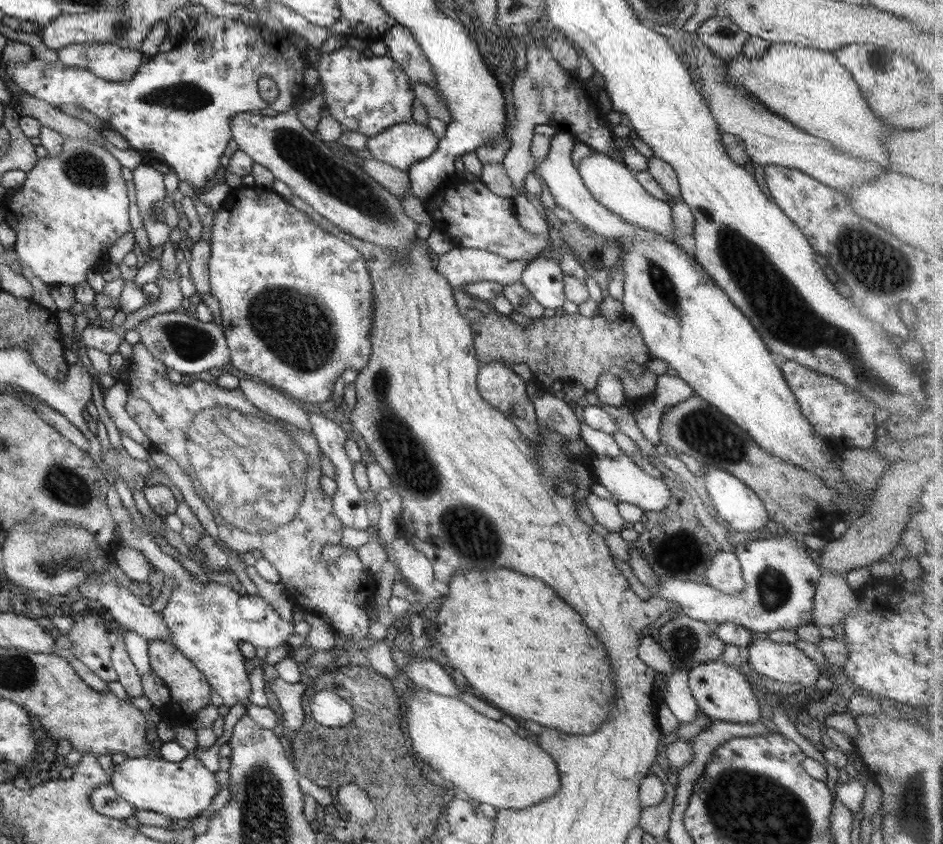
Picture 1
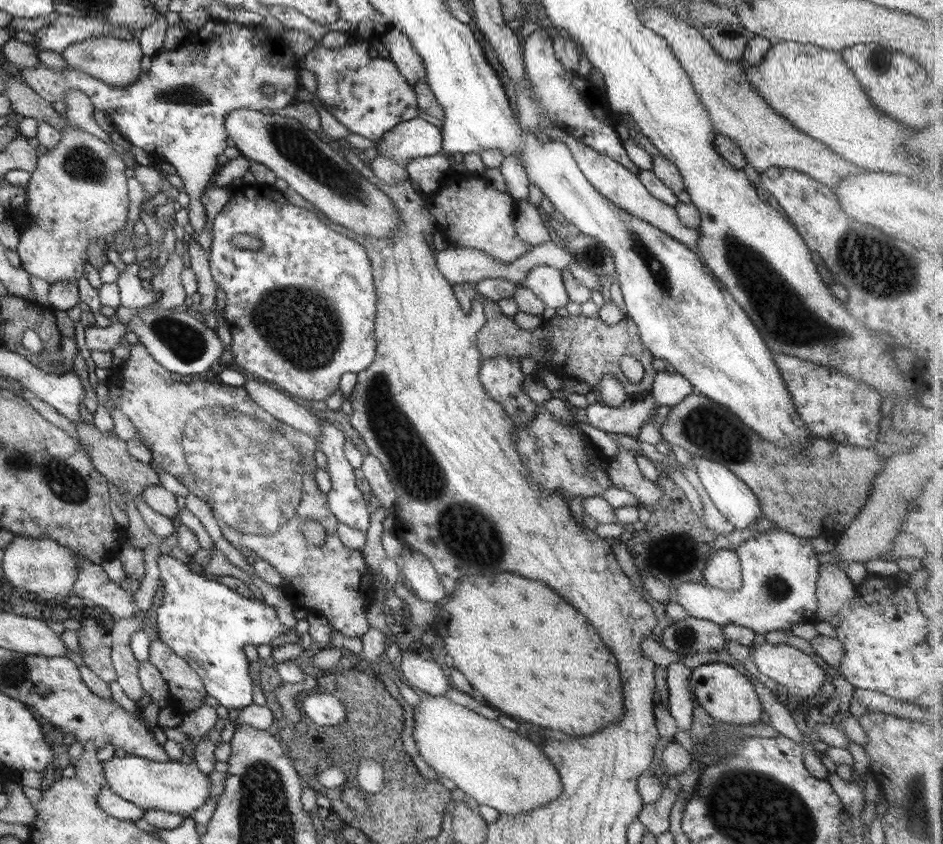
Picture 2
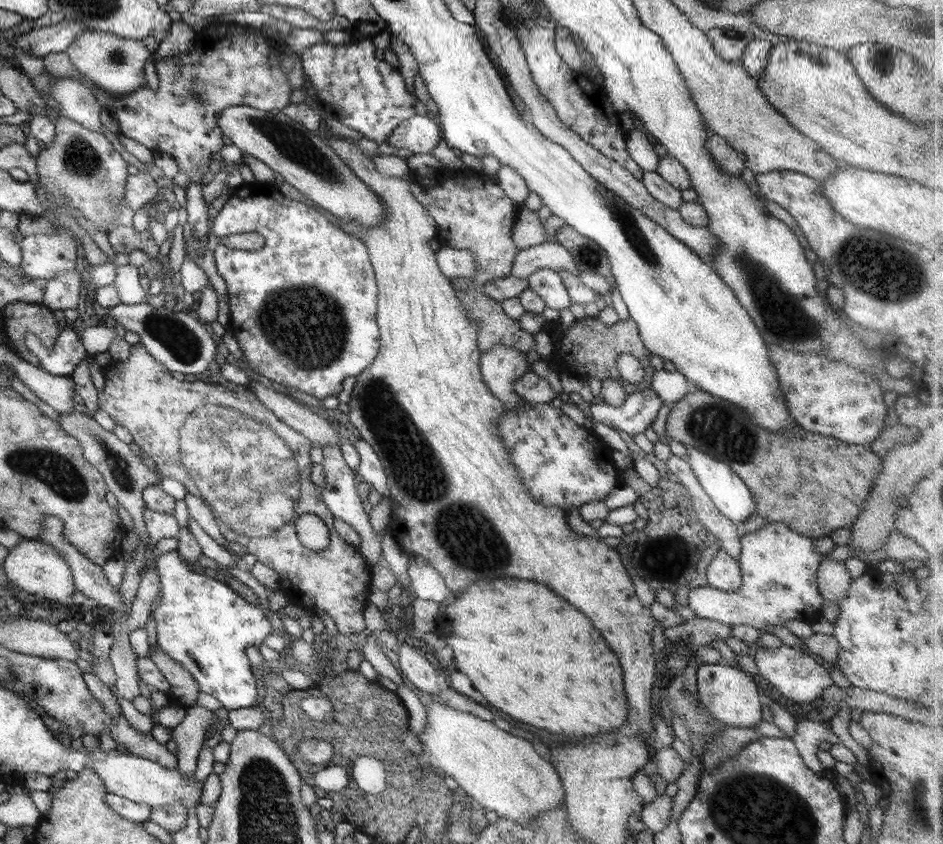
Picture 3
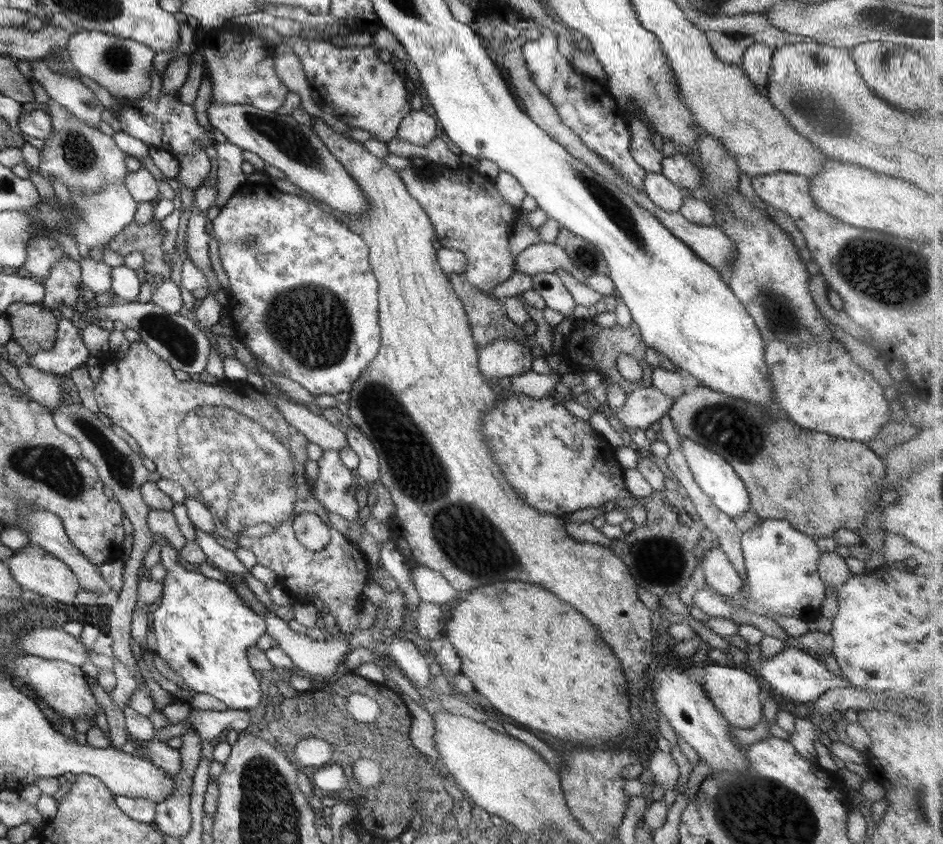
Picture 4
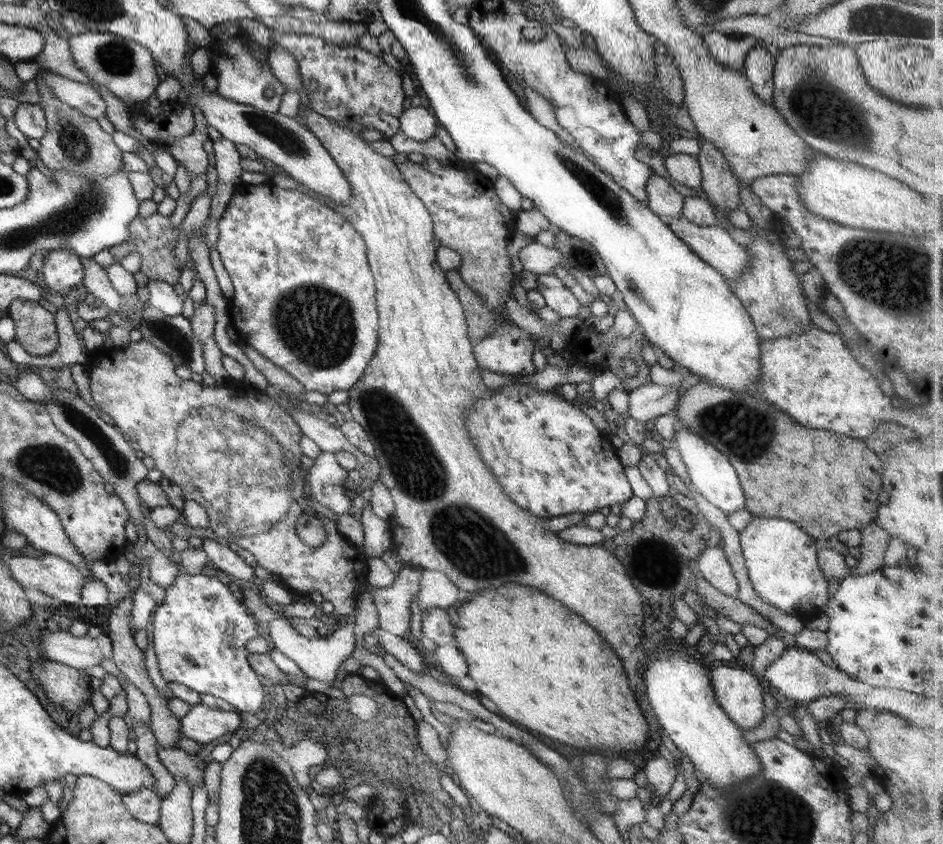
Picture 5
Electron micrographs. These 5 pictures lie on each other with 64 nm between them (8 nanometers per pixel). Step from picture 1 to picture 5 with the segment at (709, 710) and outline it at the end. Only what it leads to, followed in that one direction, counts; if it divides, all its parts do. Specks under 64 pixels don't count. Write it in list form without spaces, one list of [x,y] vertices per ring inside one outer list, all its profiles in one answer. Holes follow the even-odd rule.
[[[718,666],[709,670],[709,686],[713,687],[713,697],[725,715],[742,730],[751,730],[761,723],[763,717],[763,703],[761,686],[753,673],[739,668]]]

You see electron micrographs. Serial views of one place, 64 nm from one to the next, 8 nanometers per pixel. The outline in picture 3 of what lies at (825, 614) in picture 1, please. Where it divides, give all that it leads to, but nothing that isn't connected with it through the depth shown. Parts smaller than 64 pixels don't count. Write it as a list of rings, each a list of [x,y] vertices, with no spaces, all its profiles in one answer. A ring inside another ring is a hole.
[[[821,559],[816,573],[816,584],[823,601],[830,600],[839,604],[841,597],[847,595],[850,582],[850,576],[842,561]]]

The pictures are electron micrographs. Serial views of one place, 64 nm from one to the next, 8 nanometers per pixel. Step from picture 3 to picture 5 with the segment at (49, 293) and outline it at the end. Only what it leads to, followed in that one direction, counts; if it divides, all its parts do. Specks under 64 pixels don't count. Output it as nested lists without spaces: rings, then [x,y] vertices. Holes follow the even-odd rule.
[[[55,249],[45,255],[39,279],[49,292],[63,296],[75,285],[83,282],[83,266],[72,251]]]

